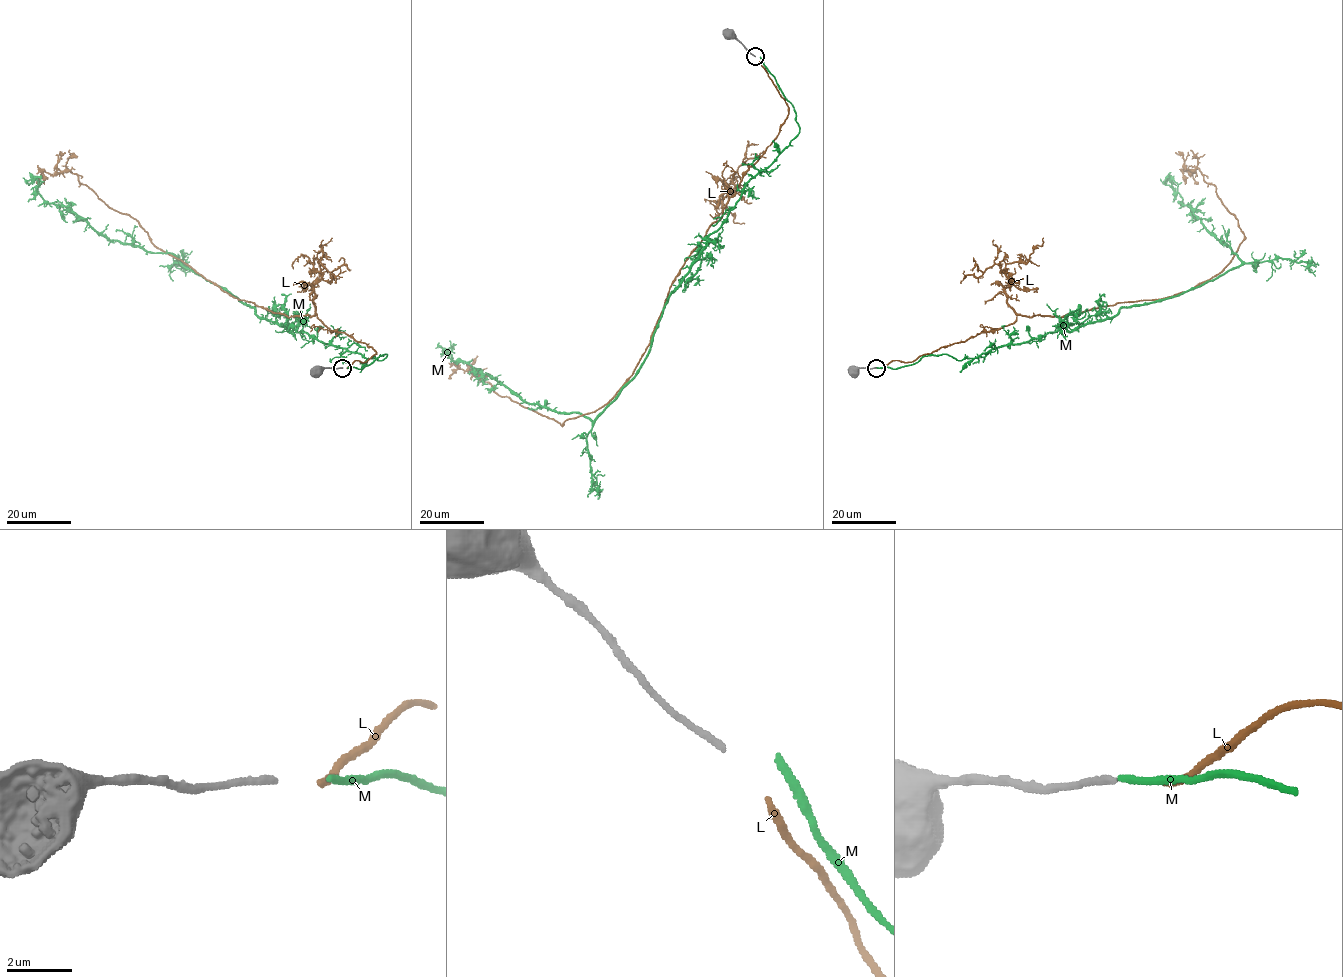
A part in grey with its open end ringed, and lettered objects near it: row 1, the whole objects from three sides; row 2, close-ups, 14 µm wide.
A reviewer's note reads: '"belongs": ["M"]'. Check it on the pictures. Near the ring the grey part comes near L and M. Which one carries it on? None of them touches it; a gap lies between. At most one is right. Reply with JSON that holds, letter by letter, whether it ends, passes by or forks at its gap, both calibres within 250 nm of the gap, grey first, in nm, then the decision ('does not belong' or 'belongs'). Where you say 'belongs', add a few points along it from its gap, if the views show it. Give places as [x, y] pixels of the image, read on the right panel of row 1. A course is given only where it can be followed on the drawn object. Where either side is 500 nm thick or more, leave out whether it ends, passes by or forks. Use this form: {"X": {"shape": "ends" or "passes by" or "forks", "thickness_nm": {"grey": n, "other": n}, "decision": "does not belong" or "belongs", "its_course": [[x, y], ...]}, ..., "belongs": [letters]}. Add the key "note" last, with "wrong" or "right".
{"L": {"shape": "ends", "thickness_nm": {"grey": 200, "other": 220}, "decision": "belongs", "its_course": [[881, 367], [1018, 315], [1164, 298], [1211, 279], [1244, 233], [1196, 168], [1198, 184]]}, "M": {"shape": "ends", "thickness_nm": {"grey": 200, "other": 240}, "decision": "does not belong"}, "belongs": ["L"], "note": "wrong"}

